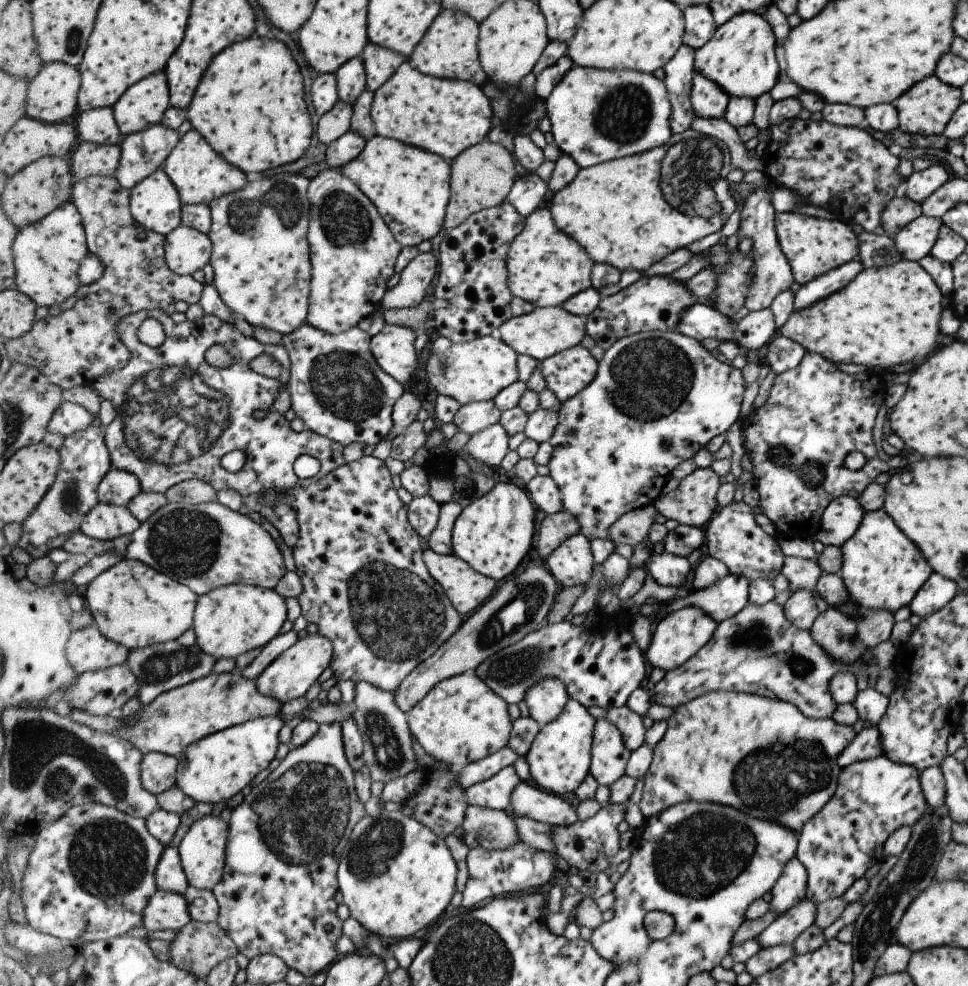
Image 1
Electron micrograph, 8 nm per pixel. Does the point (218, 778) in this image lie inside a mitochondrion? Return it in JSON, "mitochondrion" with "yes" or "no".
{"mitochondrion":"no"}

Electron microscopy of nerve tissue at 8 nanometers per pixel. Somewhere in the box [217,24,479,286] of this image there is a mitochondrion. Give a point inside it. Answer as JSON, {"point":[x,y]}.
{"point":[247,215]}

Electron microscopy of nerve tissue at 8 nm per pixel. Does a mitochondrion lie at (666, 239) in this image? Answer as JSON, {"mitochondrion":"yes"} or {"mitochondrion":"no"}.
{"mitochondrion":"no"}

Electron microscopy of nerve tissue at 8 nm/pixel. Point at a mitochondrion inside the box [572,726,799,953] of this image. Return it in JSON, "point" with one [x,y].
{"point":[706,850]}

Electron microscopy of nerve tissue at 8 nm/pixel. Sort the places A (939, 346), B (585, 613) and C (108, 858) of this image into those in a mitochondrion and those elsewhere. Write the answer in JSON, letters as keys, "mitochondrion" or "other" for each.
{"A":"other","B":"other","C":"mitochondrion"}

